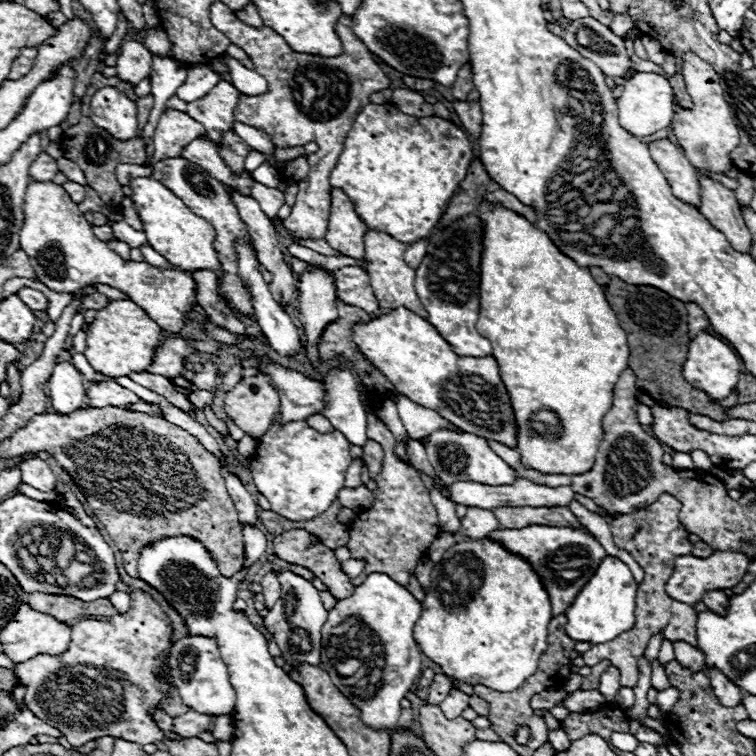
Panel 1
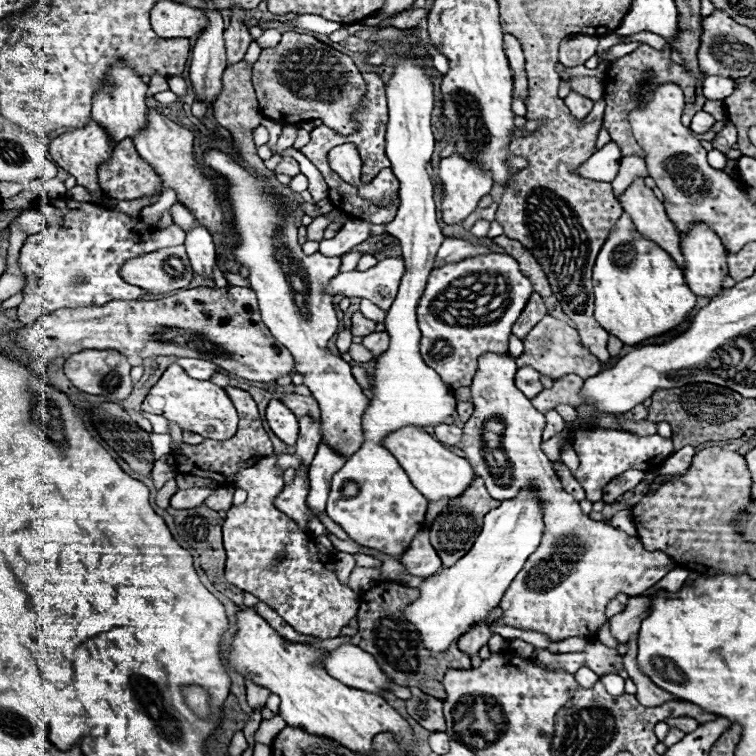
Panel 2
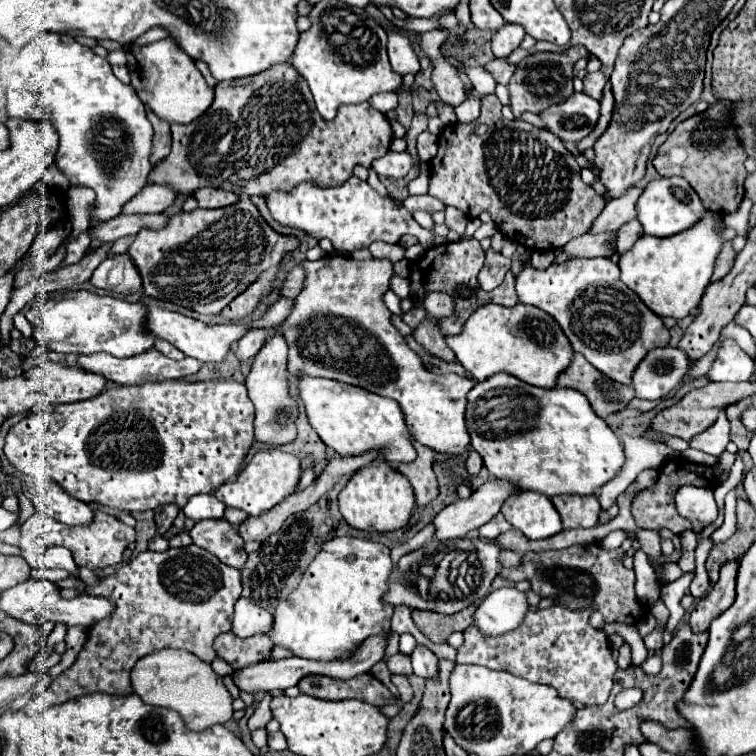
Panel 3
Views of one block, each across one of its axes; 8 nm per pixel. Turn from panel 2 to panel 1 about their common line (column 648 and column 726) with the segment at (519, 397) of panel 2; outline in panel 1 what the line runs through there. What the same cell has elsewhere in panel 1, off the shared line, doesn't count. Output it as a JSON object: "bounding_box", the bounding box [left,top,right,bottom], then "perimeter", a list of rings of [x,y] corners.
{"bounding_box":[666,552,750,604],"perimeter":[[[714,552],[708,558],[696,558],[696,556],[680,556],[674,564],[674,572],[666,584],[666,592],[668,596],[672,596],[674,600],[684,600],[686,604],[698,604],[702,600],[702,592],[706,590],[726,590],[726,588],[734,588],[742,576],[748,570],[750,560],[744,554],[738,552]]]}

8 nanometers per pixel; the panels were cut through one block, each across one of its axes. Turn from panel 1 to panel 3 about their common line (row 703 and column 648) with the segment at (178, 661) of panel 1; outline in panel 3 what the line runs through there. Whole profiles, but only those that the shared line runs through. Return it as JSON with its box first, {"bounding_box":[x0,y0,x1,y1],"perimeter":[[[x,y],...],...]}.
{"bounding_box":[636,176,704,236],"perimeter":[[[670,176],[670,178],[658,178],[652,180],[640,194],[636,202],[636,218],[644,228],[644,234],[650,236],[672,236],[676,232],[682,232],[682,228],[690,228],[700,220],[704,214],[704,206],[700,204],[700,198],[692,190],[692,186],[680,178],[680,176]]]}

